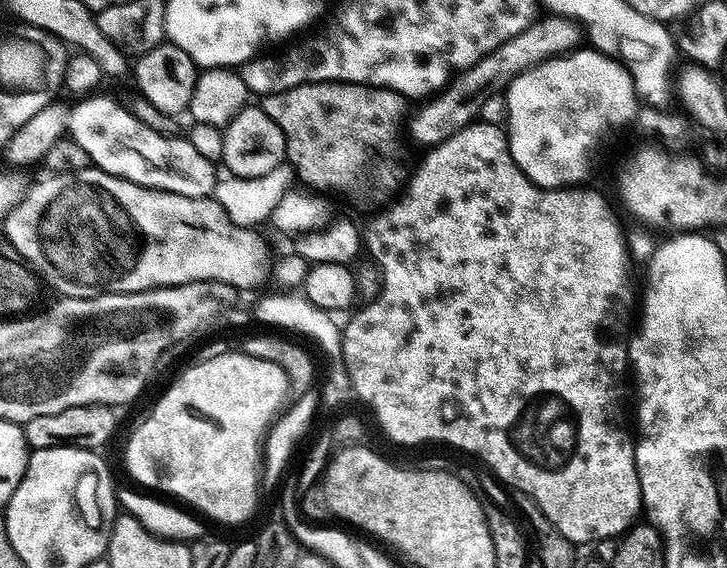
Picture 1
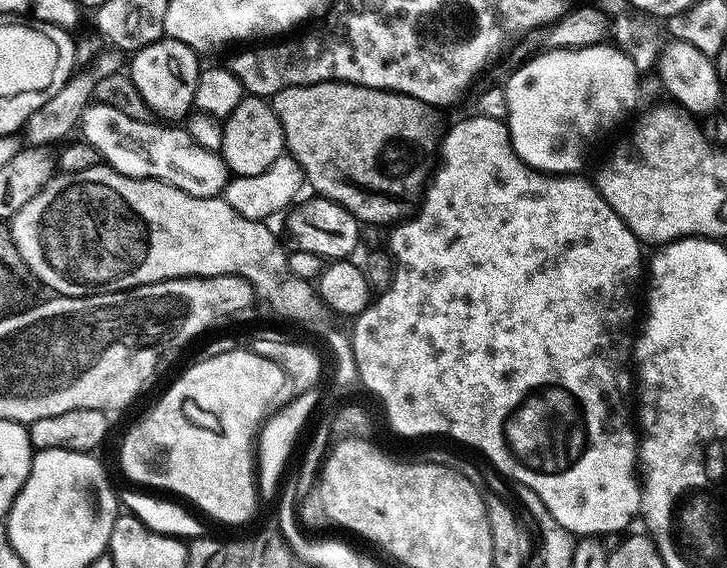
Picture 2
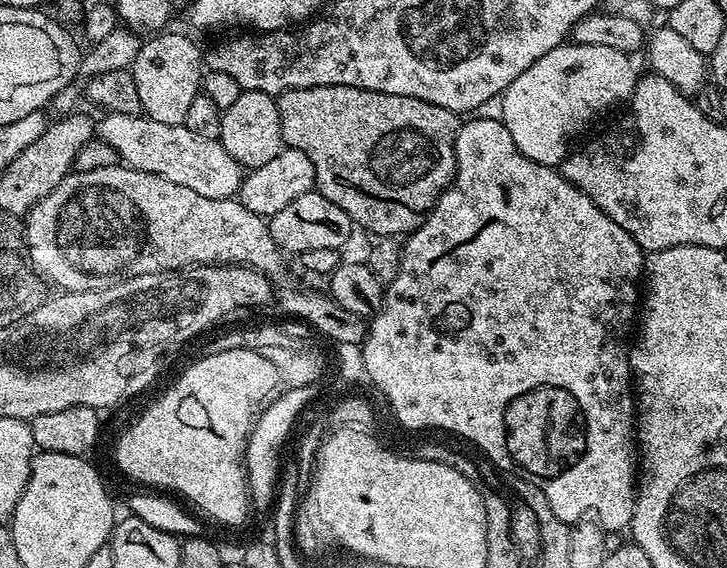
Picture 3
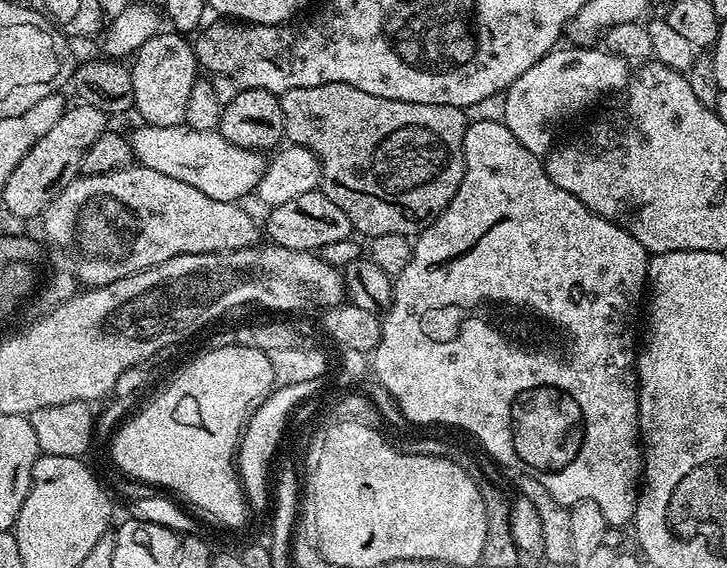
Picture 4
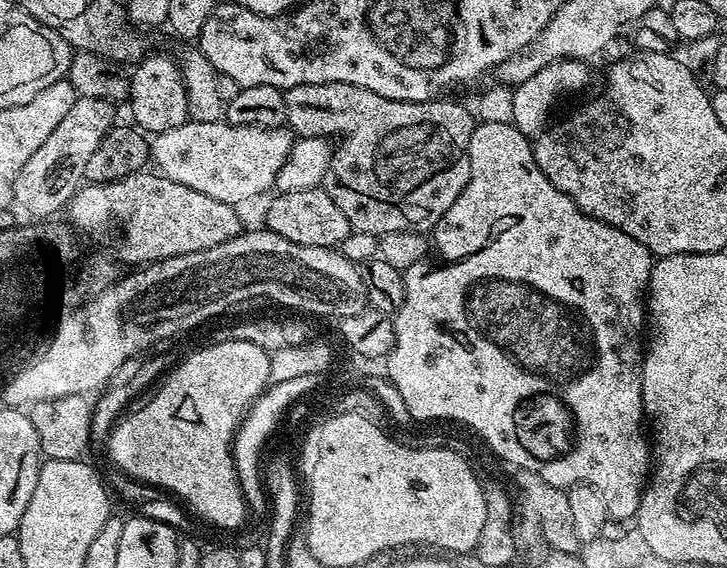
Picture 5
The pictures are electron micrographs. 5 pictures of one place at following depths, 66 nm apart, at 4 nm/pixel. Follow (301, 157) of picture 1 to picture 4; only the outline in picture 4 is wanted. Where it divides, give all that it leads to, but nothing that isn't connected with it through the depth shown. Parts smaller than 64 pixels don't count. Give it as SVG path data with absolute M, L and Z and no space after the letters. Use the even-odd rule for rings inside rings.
M330 82L313 88L299 88L289 92L279 93L282 106L282 118L284 119L284 135L288 144L301 144L320 158L320 184L322 191L330 198L331 202L344 208L349 216L355 231L361 237L371 238L378 234L398 234L412 238L424 231L429 224L434 223L450 206L454 194L458 194L458 186L464 177L464 135L470 123L465 109L446 106L445 104L423 104L422 102L398 102L390 98L378 98L374 94L366 94L366 90L352 92L352 86L342 82Z

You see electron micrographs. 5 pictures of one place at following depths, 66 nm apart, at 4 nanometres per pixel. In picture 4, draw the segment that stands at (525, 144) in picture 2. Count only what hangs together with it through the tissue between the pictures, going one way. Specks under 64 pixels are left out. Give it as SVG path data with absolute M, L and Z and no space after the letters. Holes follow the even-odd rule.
M565 46L557 47L555 50L547 52L526 74L522 74L503 93L506 102L506 114L502 123L508 127L510 134L526 146L534 155L544 158L552 151L554 141L557 139L556 127L563 122L567 116L572 116L575 112L583 110L587 104L595 102L599 96L604 96L607 92L616 92L625 87L630 79L629 61L616 56L614 53L605 50L600 46Z

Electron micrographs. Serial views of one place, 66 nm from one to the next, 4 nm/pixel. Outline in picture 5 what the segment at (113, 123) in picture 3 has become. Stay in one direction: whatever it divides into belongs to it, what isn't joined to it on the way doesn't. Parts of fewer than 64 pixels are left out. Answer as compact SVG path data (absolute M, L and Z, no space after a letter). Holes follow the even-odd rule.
M223 119L214 122L189 120L188 123L174 130L158 132L151 137L150 160L160 175L174 182L182 182L182 186L190 186L190 190L198 190L198 194L218 198L218 202L240 206L243 200L248 200L251 196L260 196L267 188L271 189L275 185L278 170L282 170L292 150L294 136L287 127L268 127L255 124L233 124Z

